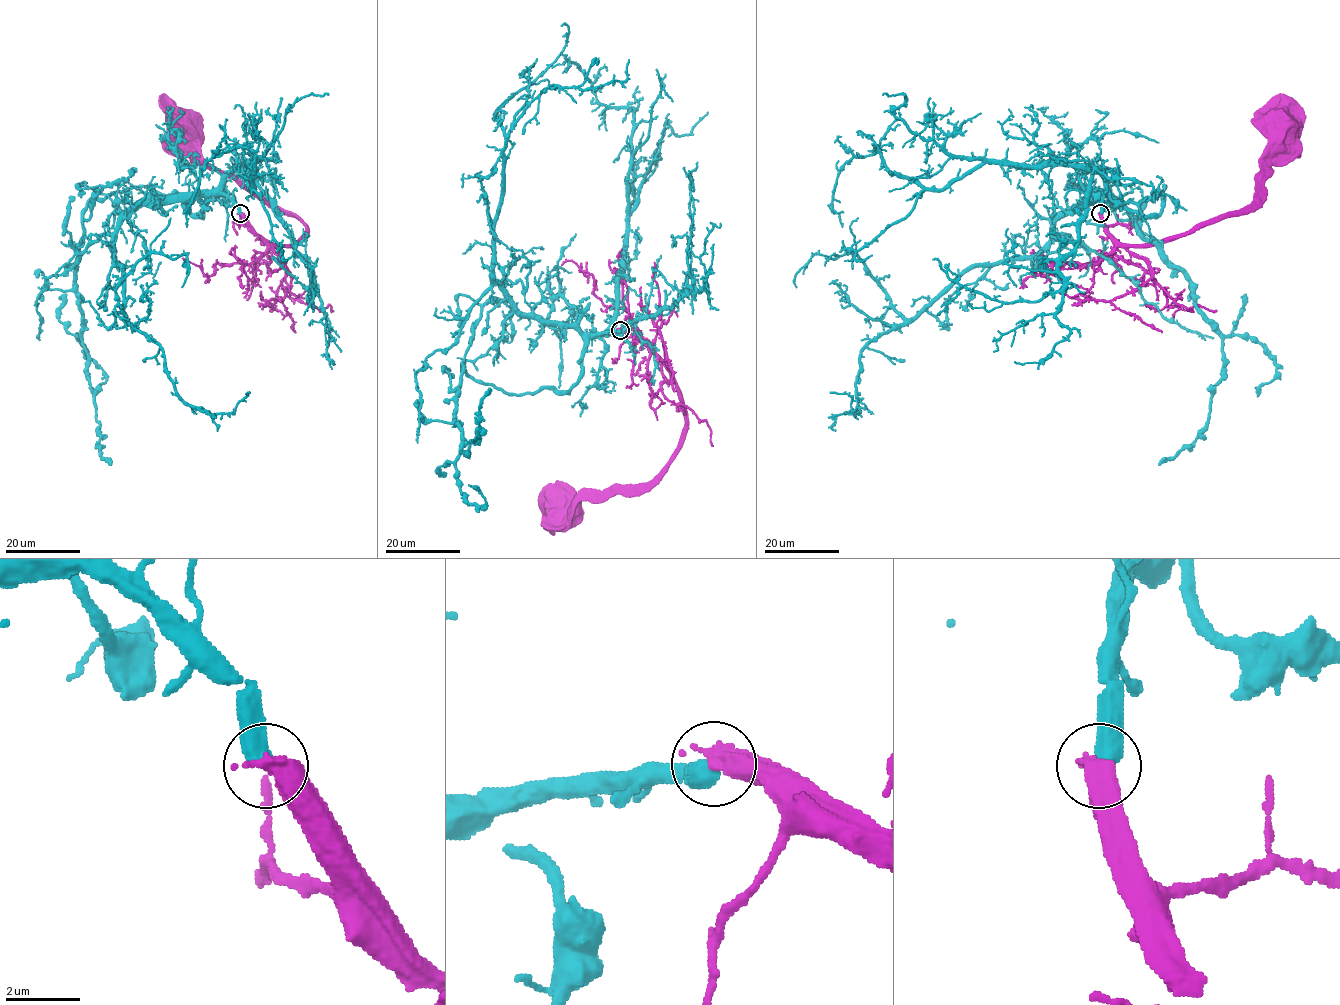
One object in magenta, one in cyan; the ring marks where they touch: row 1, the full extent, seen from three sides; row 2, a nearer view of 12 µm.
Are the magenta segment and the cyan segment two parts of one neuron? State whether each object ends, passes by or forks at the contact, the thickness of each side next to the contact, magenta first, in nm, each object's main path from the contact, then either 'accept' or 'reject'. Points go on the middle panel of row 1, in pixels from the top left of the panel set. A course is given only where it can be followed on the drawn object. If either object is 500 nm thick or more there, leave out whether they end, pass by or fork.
550 nm thick on the magenta side, 550 nm on the other; magenta runs (620, 330), (650, 350), (670, 373), (685, 420), (681, 447), (646, 483), (582, 491), (559, 505); cyan runs (620, 330), (579, 332), (521, 313), (493, 279), (493, 226), (511, 125), (553, 85), (624, 81), (628, 59); reject

